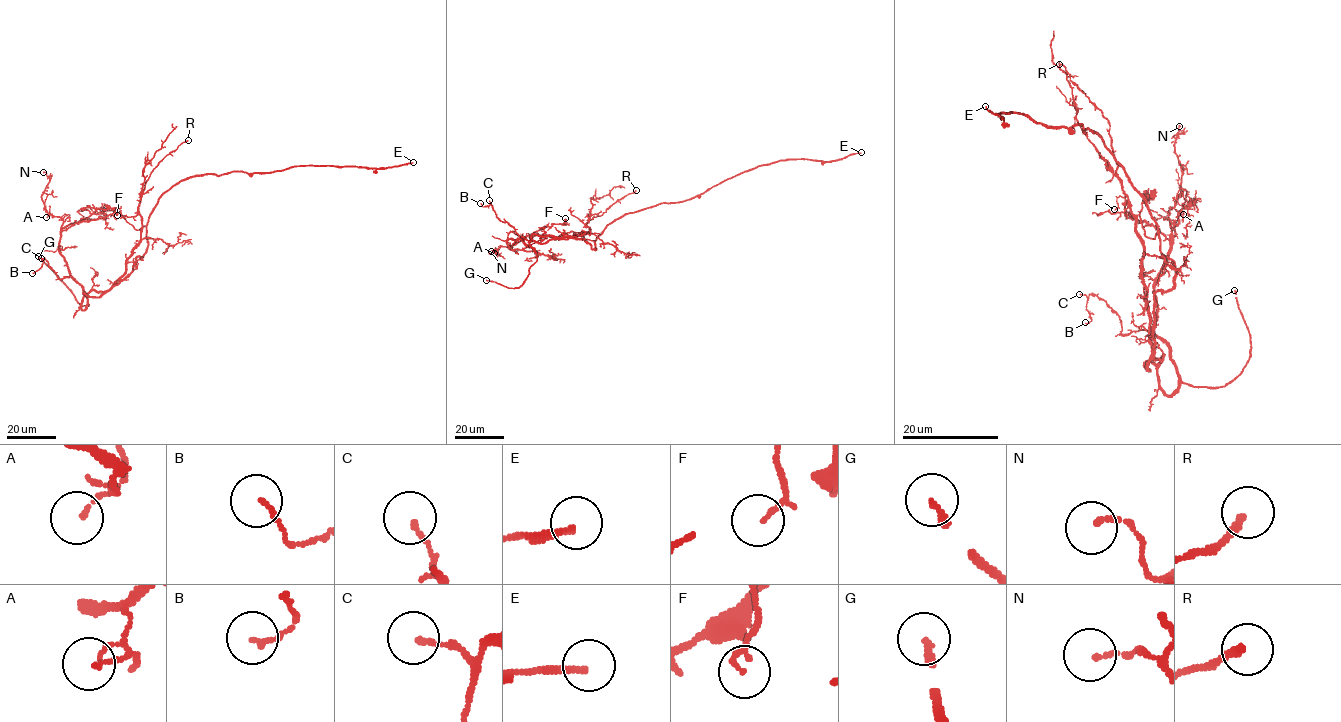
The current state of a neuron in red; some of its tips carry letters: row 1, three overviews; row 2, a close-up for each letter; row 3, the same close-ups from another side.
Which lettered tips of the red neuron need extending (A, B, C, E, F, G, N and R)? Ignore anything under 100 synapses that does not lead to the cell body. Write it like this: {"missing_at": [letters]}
{"missing_at": ["E", "G"]}

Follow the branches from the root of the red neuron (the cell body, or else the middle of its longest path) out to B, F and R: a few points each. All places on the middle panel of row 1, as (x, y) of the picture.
B: (595, 240), (596, 249), (583, 238), (531, 240), (535, 251), (491, 204), (480, 203)
F: (595, 240), (596, 249), (583, 238), (531, 240), (535, 251), (521, 239), (507, 243), (566, 224), (565, 218)
R: (595, 240), (596, 249), (593, 249), (583, 238), (568, 236), (588, 233), (588, 219), (600, 216), (636, 190)

